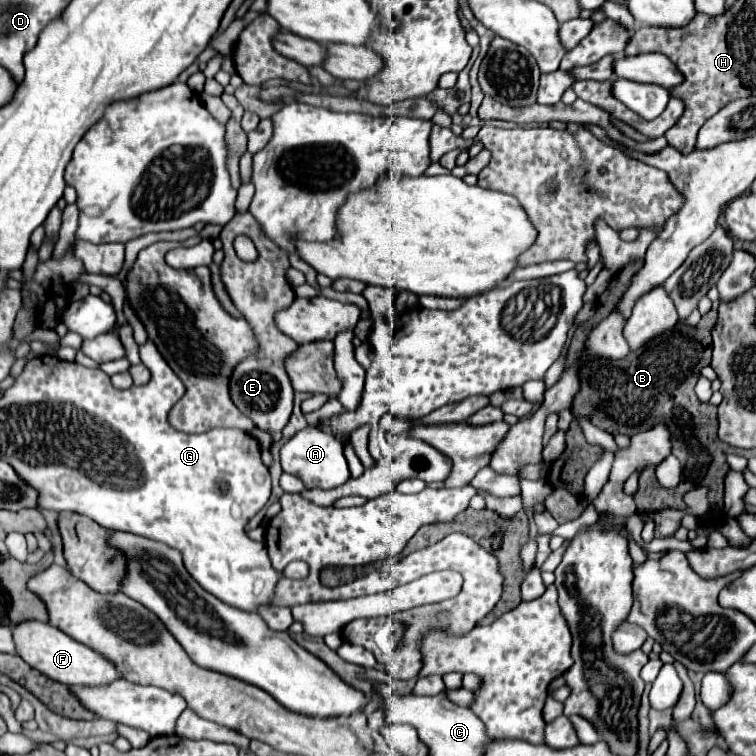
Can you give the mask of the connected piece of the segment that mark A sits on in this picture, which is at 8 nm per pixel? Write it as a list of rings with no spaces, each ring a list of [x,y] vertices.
[[[309,426],[297,432],[289,442],[285,442],[279,450],[283,472],[299,476],[307,488],[337,488],[345,484],[351,478],[347,460],[343,456],[343,444],[337,438],[331,438],[329,434],[323,434],[319,428]]]

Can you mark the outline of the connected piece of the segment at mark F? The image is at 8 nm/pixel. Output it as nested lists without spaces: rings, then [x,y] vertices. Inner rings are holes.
[[[25,622],[25,624],[15,626],[13,632],[15,632],[15,644],[19,646],[19,656],[29,666],[43,672],[45,676],[49,676],[55,682],[61,682],[67,686],[107,686],[115,680],[123,678],[123,674],[119,672],[115,662],[111,662],[97,650],[83,646],[81,642],[73,640],[65,632],[59,632],[51,624]]]

